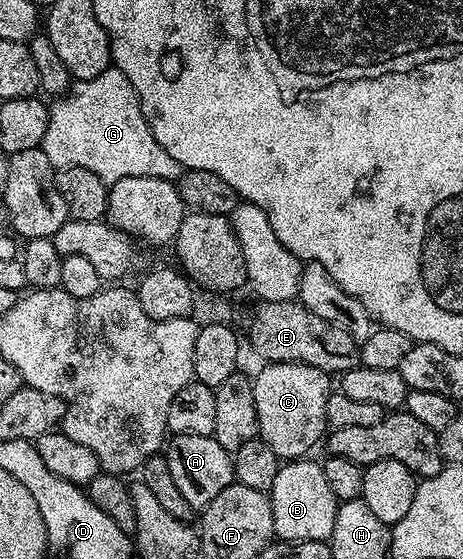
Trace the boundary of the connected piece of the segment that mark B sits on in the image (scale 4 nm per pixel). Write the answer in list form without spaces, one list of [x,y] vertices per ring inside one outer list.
[[[304,457],[284,462],[279,468],[277,478],[269,492],[273,505],[273,529],[276,536],[285,543],[327,543],[333,533],[333,521],[337,521],[339,500],[336,499],[333,489],[329,489],[329,481],[325,481],[322,462],[314,458]]]

